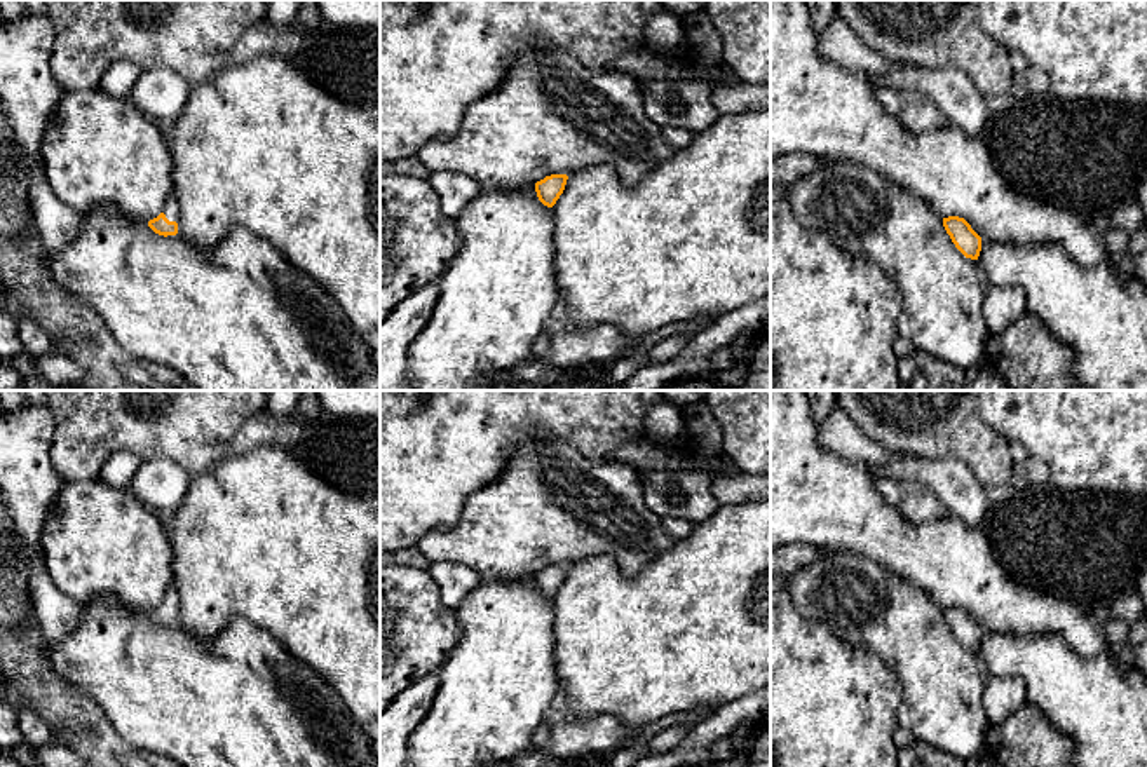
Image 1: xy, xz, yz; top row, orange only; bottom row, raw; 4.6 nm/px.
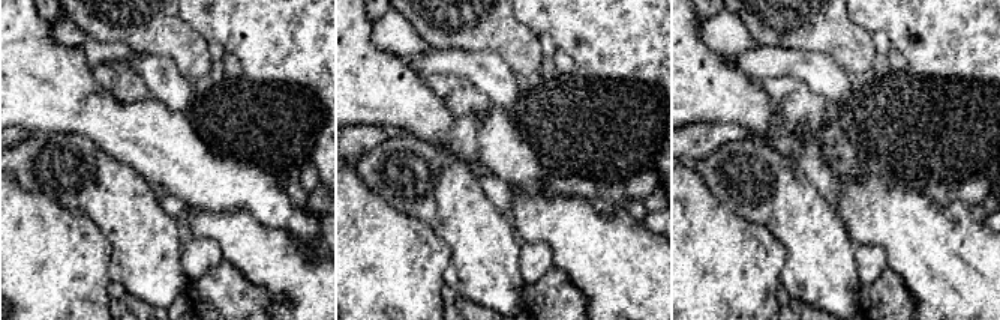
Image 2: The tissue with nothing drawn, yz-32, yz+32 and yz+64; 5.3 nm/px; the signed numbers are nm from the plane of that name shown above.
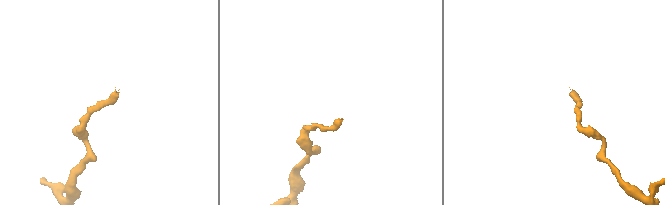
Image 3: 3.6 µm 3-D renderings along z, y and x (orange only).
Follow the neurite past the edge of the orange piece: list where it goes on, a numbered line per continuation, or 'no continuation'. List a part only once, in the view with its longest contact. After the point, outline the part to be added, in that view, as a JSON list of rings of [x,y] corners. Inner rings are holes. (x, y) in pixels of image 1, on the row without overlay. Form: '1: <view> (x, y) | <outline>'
1: xy (171, 600) | [[[174,584],[169,586],[162,603],[166,605],[166,608],[169,612],[176,612],[176,614],[180,612],[180,594],[178,594]]]

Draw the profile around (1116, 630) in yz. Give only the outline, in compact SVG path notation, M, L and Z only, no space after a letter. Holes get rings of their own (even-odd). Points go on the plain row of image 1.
M1109 612L1102 617L1107 640L1114 648L1130 648L1128 624L1112 617Z

